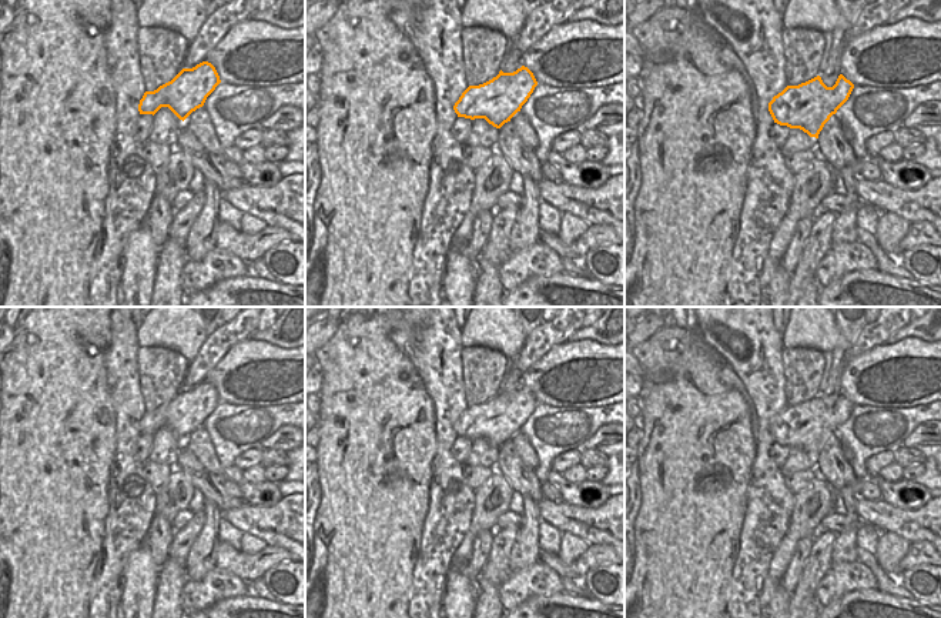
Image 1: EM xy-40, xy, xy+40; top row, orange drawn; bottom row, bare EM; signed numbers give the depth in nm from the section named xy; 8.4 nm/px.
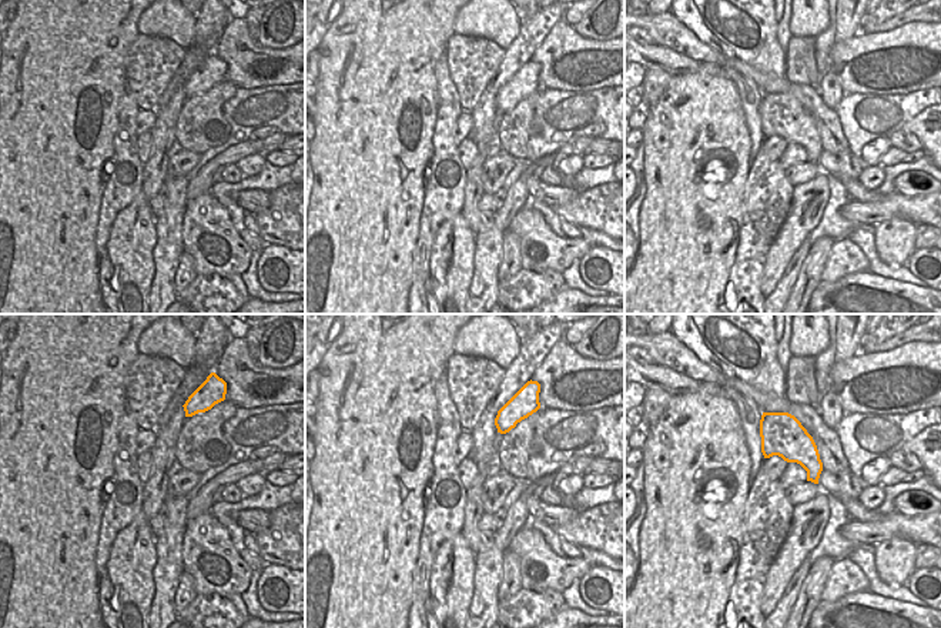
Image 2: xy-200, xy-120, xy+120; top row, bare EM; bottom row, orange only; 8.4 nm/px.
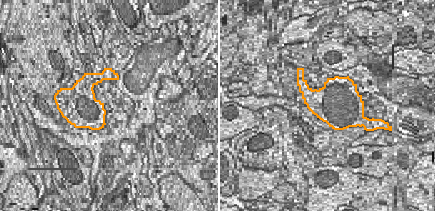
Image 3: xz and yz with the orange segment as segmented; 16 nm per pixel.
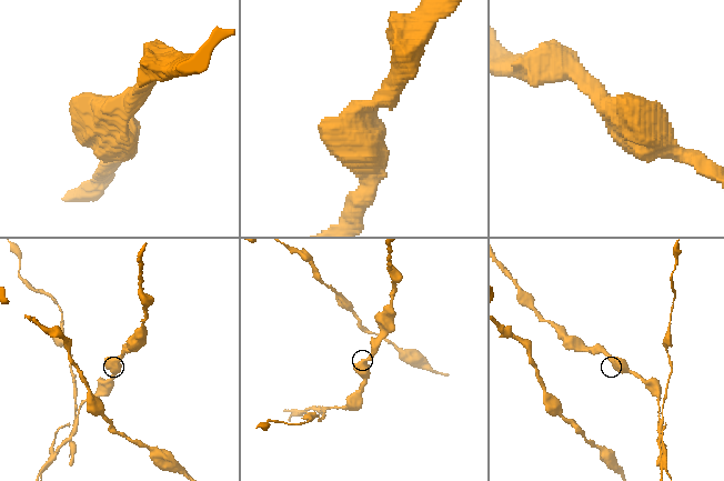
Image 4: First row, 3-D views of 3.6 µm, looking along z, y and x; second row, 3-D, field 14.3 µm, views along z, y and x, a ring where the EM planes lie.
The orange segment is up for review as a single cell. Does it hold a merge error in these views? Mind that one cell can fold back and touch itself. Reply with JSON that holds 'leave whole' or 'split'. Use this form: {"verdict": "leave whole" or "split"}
{"verdict": "leave whole"}

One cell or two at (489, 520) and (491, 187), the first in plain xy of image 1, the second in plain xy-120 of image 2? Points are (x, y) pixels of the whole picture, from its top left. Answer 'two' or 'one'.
one

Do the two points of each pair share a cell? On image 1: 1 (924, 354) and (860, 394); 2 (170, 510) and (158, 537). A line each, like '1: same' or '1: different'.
1: same
2: different

